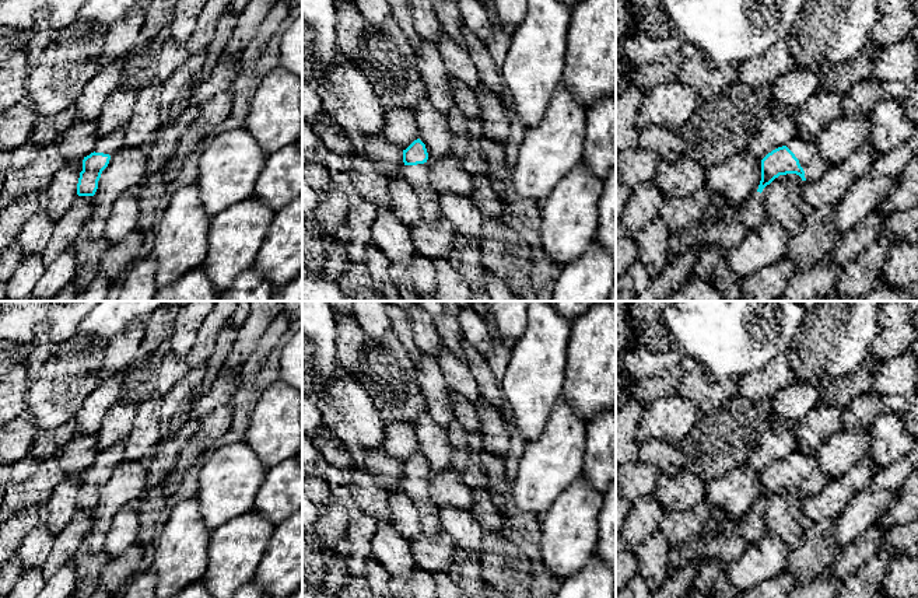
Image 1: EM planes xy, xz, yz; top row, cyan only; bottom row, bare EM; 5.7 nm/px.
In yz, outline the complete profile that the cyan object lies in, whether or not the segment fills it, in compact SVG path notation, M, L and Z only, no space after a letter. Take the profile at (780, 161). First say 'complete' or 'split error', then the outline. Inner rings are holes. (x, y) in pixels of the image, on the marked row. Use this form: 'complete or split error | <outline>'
split error | M792 137L786 146L778 147L761 160L761 181L757 192L779 175L796 174L802 181L813 182L831 167L819 151L816 139Z

